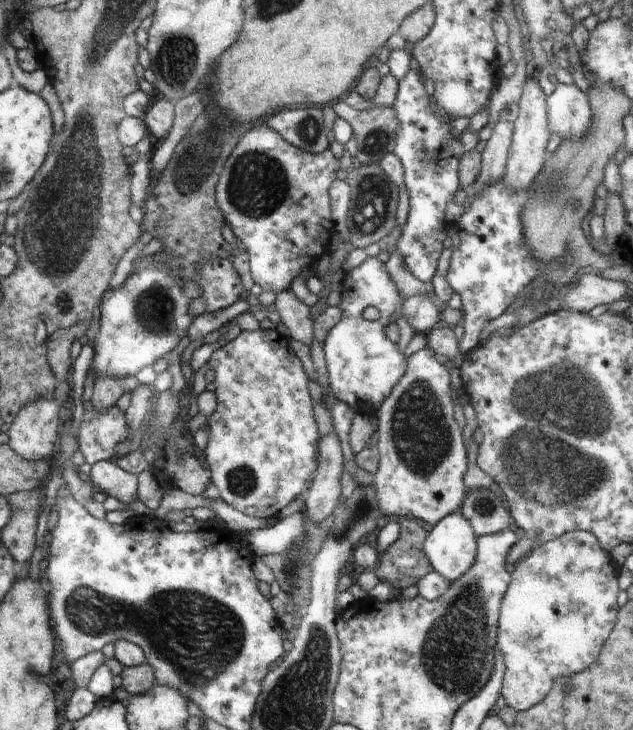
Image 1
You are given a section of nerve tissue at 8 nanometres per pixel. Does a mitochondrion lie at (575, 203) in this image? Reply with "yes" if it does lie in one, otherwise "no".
yes

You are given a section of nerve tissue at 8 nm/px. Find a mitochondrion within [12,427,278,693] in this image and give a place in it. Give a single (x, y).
(241, 479)

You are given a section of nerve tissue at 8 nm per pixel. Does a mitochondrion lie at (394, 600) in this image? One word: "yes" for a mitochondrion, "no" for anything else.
no

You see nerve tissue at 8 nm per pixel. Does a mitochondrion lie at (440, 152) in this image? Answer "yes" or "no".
no

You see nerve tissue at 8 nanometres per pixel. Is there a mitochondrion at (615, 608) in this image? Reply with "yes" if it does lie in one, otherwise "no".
no

